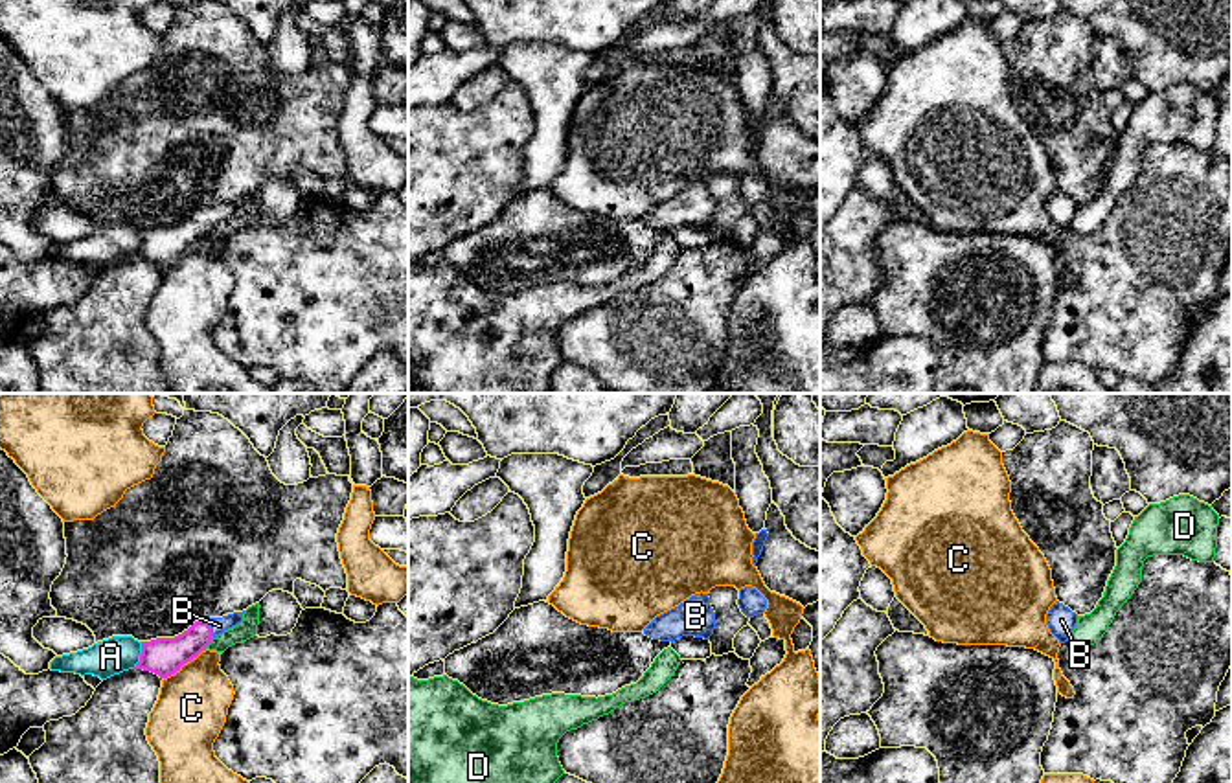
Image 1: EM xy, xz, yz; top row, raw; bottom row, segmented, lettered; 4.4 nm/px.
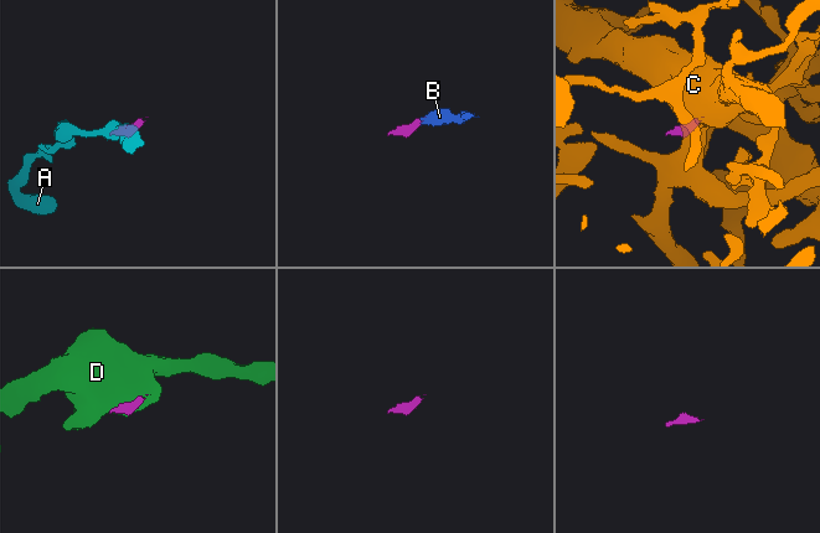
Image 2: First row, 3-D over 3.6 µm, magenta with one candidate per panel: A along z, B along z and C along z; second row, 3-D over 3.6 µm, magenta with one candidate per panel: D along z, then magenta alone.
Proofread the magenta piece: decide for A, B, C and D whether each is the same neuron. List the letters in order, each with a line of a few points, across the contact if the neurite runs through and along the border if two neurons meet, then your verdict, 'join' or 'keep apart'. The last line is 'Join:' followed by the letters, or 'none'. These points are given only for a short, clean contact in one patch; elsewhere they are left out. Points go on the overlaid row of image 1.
A: line xy (142, 642), (142, 653), (133, 668); keep apart
B: line xy (164, 657), (210, 629), (219, 625); join
C: line xy (203, 649), (164, 679); keep apart
D: line xy (214, 638), (203, 649); keep apart
Join: B

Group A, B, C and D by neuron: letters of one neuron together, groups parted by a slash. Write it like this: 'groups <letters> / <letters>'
groups A / B / C / D

